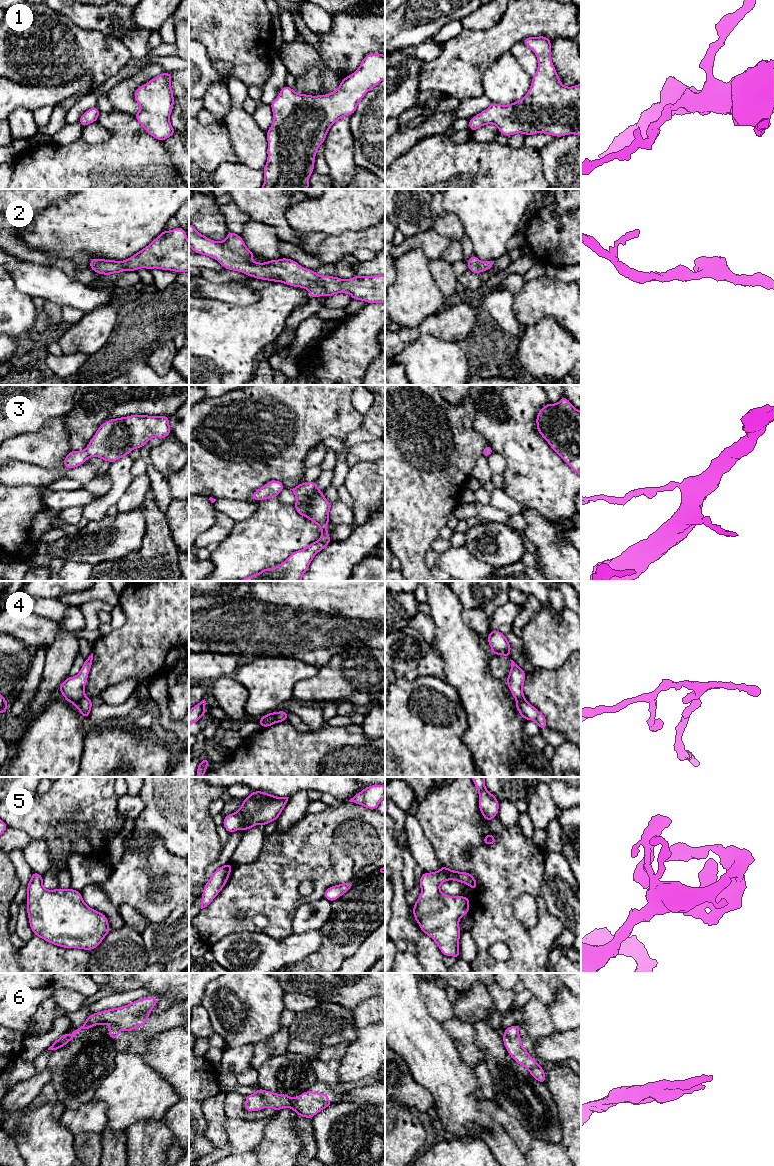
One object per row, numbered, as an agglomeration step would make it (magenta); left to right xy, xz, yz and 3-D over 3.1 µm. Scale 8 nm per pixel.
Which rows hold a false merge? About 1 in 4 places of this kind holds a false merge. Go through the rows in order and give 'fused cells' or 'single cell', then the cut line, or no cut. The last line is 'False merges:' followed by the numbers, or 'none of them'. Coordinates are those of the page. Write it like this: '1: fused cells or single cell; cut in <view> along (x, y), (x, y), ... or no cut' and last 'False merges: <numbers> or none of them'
1: single cell; no cut
2: single cell; no cut
3: single cell; no cut
4: fused cells; cut in xy along (85, 696), (75, 705)
5: single cell; no cut
6: single cell; no cut
False merges: 4

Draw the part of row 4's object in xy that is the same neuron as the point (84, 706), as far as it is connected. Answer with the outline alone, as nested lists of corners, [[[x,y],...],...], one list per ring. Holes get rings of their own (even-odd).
[[[83,697],[78,704],[76,705],[78,711],[84,718],[87,718],[90,715],[90,711],[92,708],[92,699],[89,697]]]

